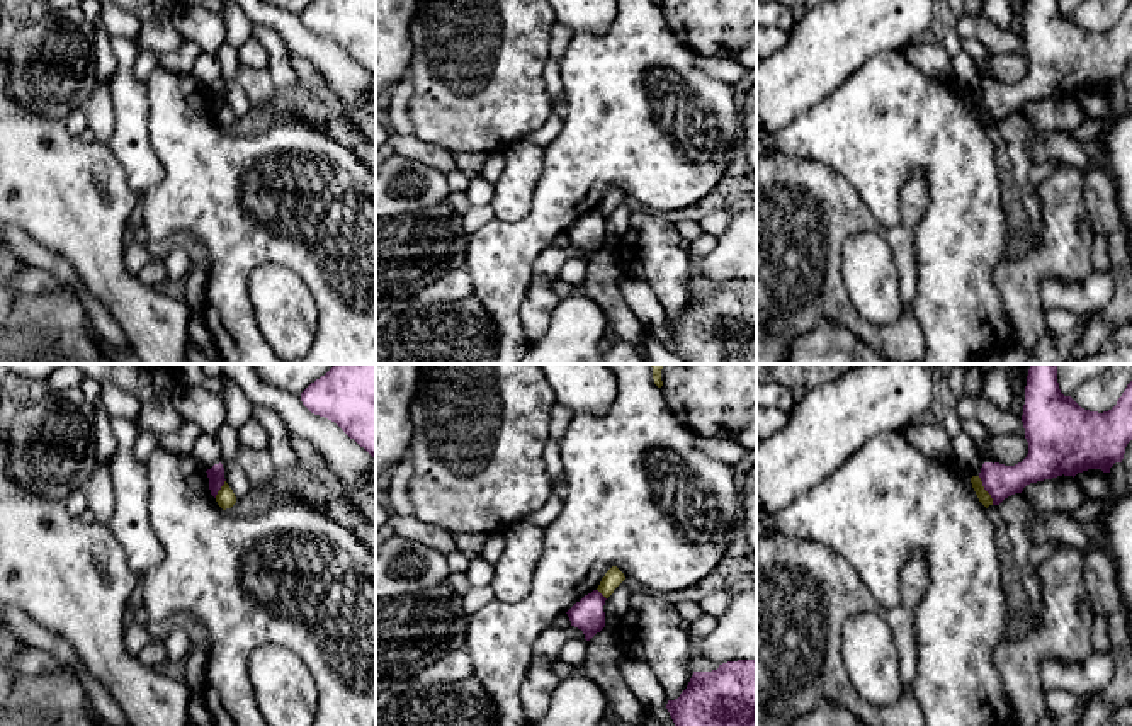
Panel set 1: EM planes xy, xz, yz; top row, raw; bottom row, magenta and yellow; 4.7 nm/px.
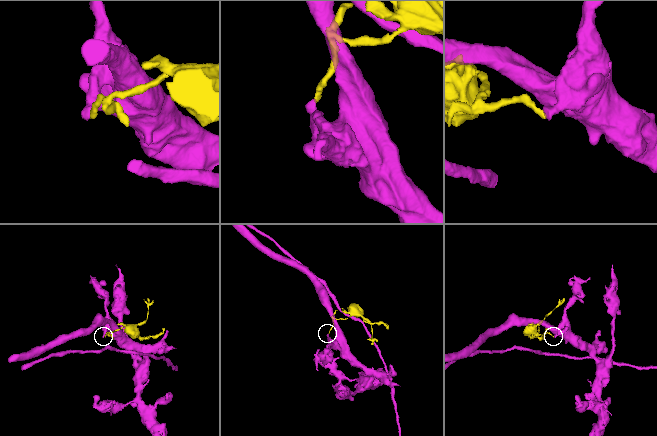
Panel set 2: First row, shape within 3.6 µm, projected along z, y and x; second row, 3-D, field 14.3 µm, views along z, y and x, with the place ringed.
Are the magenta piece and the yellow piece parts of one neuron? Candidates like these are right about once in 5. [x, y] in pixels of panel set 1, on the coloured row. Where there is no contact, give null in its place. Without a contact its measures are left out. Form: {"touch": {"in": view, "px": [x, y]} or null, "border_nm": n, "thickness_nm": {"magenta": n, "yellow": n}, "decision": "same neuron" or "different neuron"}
{"touch": {"in": "yz", "px": [984, 488]}, "border_nm": 150, "thickness_nm": {"magenta": 160, "yellow": 60}, "decision": "different neuron"}

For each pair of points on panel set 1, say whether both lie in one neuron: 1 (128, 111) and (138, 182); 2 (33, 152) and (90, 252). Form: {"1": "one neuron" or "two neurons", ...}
{"1": "one neuron", "2": "one neuron"}

